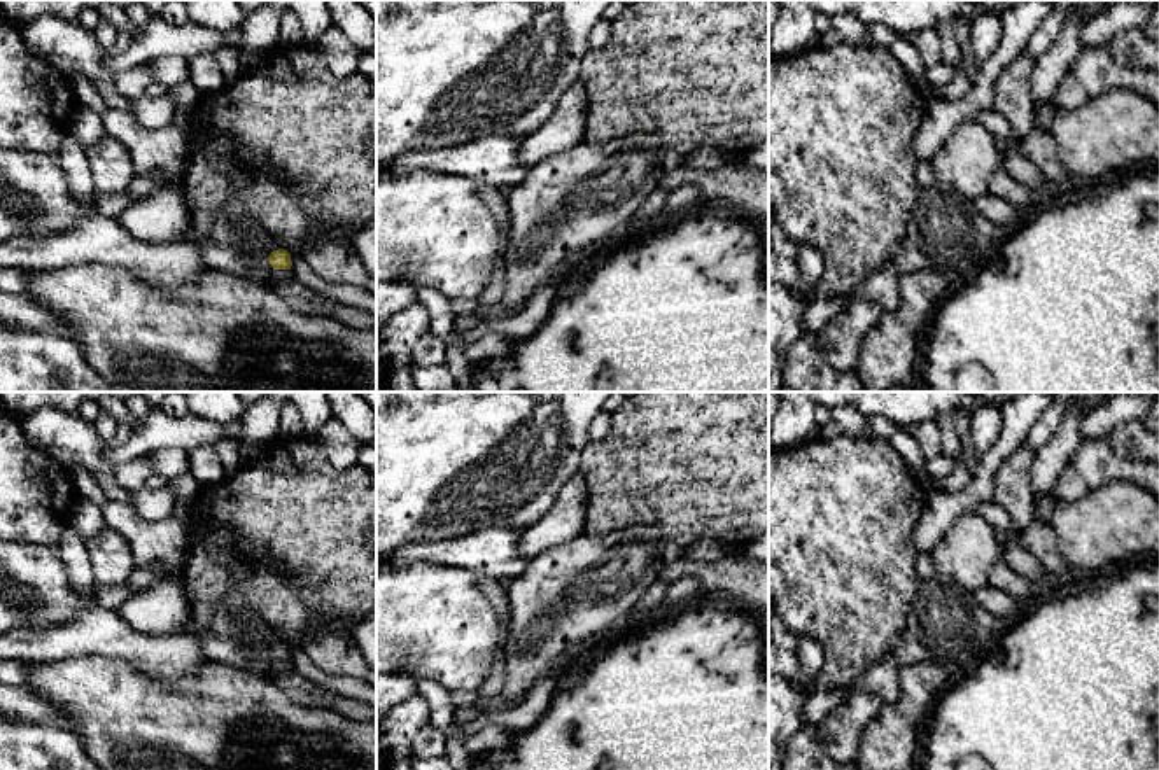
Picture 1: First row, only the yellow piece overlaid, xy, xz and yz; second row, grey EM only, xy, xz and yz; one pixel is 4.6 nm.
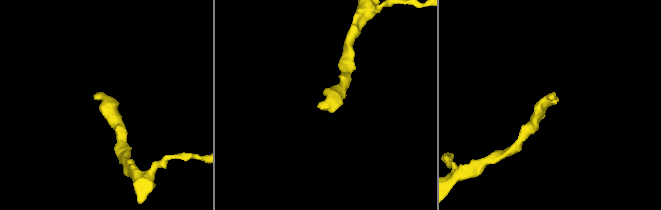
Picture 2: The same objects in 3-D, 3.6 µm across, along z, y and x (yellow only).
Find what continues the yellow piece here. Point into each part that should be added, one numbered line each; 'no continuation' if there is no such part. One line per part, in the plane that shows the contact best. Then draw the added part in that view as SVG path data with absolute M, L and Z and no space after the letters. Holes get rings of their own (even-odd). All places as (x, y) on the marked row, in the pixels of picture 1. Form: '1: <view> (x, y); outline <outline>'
1: xy (238, 242); outline M240 205L224 206L208 236L200 236L189 226L182 242L194 243L210 268L226 266L235 275L264 284L273 271L266 257L280 248L270 231Z

